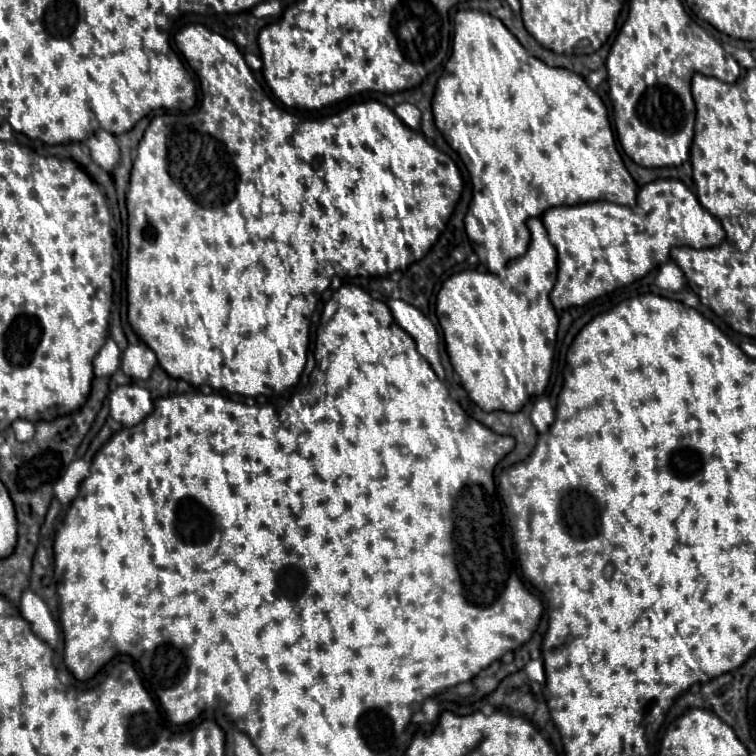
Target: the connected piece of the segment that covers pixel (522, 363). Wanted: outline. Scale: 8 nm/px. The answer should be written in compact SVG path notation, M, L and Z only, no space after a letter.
M529 219L527 225L531 231L529 249L525 255L513 259L501 277L493 273L463 271L451 275L437 295L437 319L443 329L451 365L461 377L467 395L471 391L471 401L475 401L485 413L521 411L529 399L546 394L551 377L559 319L549 301L549 293L557 281L557 251L551 245L541 219Z

